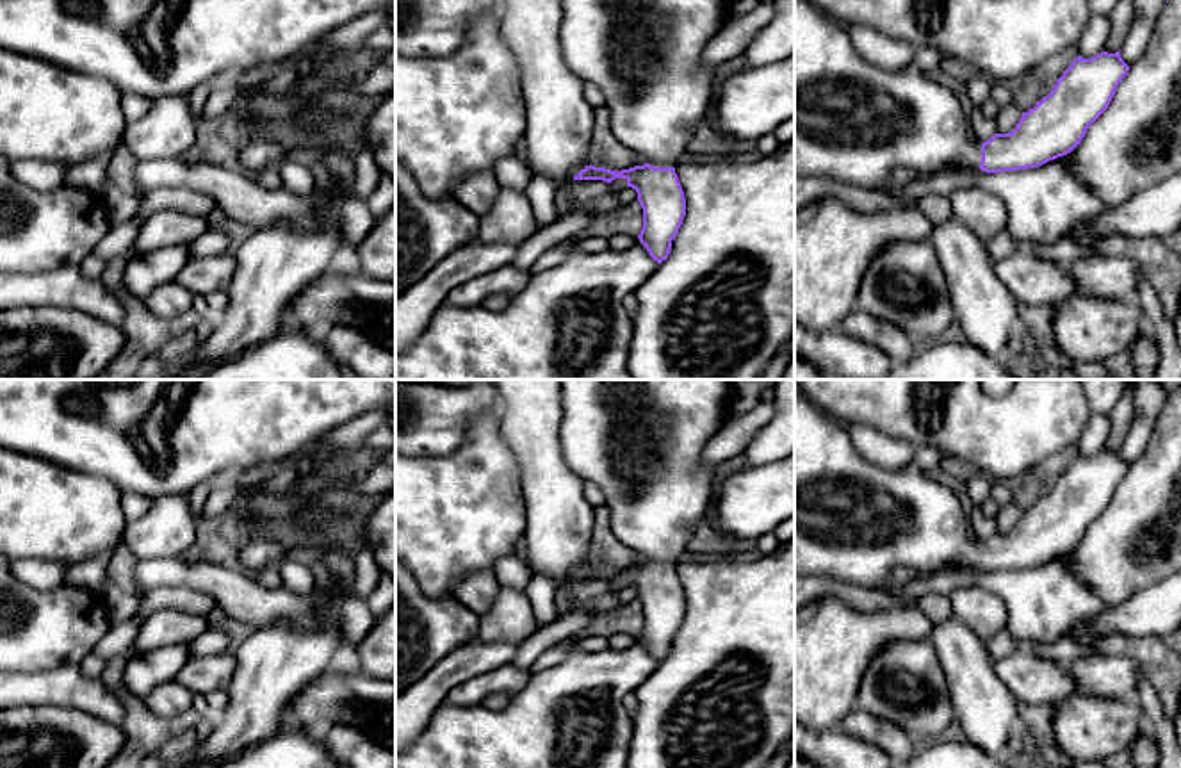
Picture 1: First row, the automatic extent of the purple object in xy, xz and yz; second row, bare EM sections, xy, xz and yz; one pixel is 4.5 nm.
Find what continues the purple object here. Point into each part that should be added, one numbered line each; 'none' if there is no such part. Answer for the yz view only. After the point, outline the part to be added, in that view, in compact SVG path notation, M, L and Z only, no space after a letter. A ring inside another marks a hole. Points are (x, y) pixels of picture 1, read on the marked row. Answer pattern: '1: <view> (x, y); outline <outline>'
1: yz (854, 122); outline M794 0L794 178L825 176L853 187L882 187L891 182L896 167L908 167L917 176L928 176L949 169L980 169L981 143L969 135L969 118L949 87L932 80L914 62L901 69L882 69L871 64L855 46L846 27L821 12L809 0Z

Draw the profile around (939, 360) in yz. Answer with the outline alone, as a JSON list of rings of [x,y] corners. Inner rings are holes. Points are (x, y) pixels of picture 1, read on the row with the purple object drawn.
[[[932,342],[905,364],[896,364],[884,380],[1014,380],[1008,360],[962,342]]]

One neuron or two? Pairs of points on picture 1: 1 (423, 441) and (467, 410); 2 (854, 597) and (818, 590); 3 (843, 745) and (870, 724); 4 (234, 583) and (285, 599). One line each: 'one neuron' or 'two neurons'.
1: one neuron
2: one neuron
3: two neurons
4: one neuron

